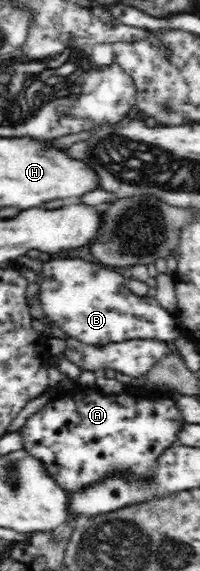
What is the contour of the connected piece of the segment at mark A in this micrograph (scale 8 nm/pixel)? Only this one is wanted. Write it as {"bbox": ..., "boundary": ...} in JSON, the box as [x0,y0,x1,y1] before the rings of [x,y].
{"bbox":[18,387,184,492],"boundary":[[[70,387],[33,413],[18,430],[22,448],[54,473],[54,481],[64,492],[82,491],[104,481],[112,471],[120,471],[130,479],[150,479],[155,473],[156,458],[175,443],[180,444],[179,433],[184,424],[182,412],[174,400],[166,397],[129,396],[126,390],[117,394],[100,391],[98,387]]]}

